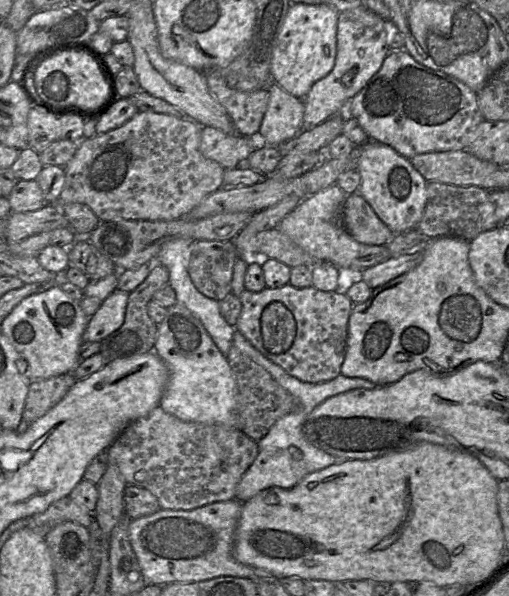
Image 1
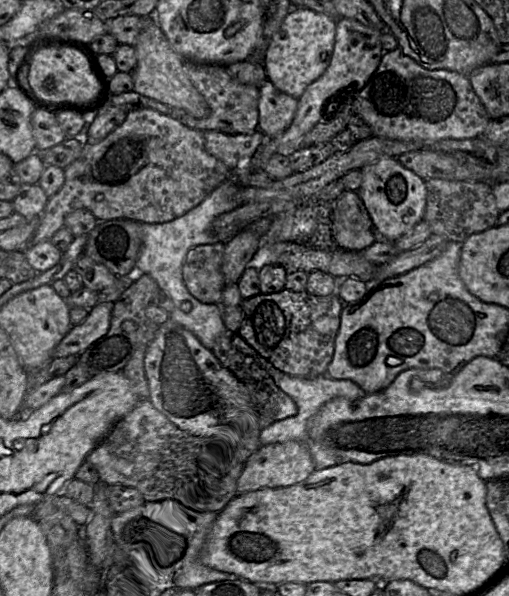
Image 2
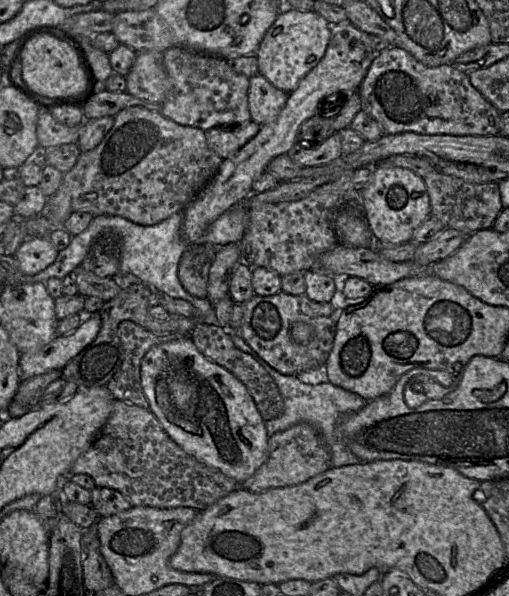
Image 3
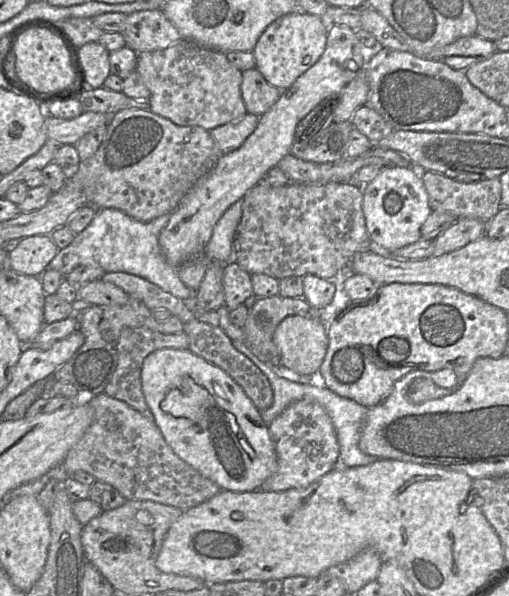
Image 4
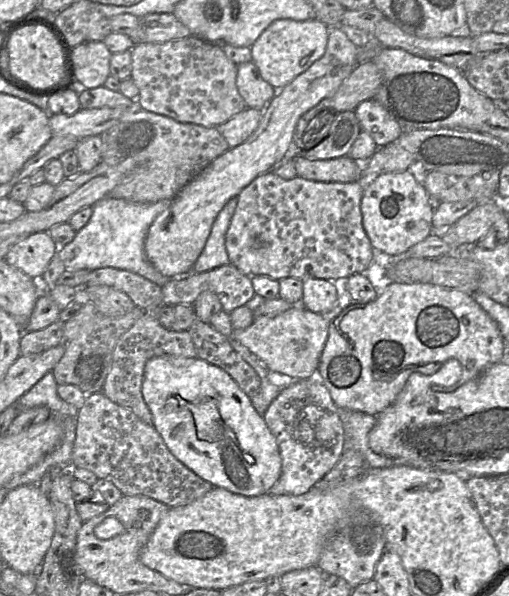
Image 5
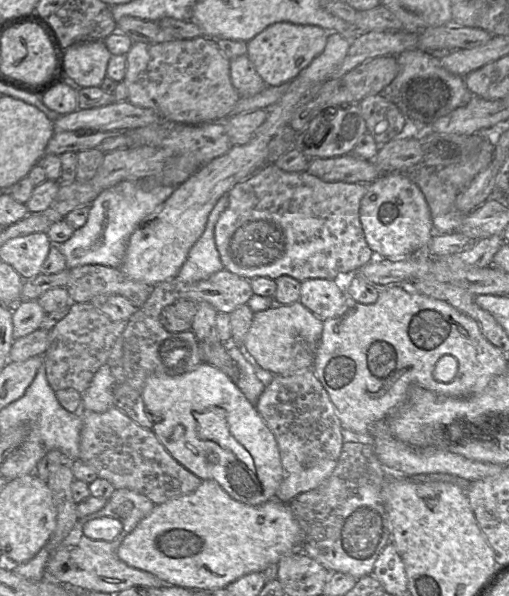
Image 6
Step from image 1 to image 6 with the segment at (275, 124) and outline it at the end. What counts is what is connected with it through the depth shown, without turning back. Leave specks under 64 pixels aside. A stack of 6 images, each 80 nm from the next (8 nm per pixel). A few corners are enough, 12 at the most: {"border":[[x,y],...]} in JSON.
{"border":[[247,55],[229,60],[231,82],[240,97],[267,86]]}

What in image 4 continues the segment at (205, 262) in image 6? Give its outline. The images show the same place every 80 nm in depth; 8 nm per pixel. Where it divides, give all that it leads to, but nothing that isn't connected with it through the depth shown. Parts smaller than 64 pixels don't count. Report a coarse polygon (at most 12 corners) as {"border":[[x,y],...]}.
{"border":[[242,199],[216,223],[204,253],[212,262],[234,262],[233,240]]}

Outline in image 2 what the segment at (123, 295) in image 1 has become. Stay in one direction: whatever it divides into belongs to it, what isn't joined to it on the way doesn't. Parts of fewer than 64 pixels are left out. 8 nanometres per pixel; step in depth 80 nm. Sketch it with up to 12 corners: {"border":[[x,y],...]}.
{"border":[[114,302],[98,303],[52,351],[84,352],[109,330]]}

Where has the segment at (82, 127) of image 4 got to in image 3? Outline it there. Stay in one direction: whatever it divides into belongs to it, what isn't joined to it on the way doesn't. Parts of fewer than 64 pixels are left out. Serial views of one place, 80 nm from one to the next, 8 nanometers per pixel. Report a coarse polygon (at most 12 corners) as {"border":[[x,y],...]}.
{"border":[[39,112],[36,133],[40,146],[77,143],[82,125],[59,123],[51,112]]}

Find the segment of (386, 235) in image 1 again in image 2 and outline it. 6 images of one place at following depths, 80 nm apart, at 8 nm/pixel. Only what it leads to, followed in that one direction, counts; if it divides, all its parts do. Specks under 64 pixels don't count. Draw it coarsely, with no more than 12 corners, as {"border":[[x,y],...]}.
{"border":[[358,192],[335,200],[332,237],[362,252],[380,238]]}

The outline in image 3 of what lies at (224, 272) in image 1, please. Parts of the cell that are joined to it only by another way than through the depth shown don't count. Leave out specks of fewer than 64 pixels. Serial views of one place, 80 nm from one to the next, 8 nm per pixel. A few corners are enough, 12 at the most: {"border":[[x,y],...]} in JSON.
{"border":[[189,245],[179,280],[200,299],[208,296],[209,270],[217,249]]}

